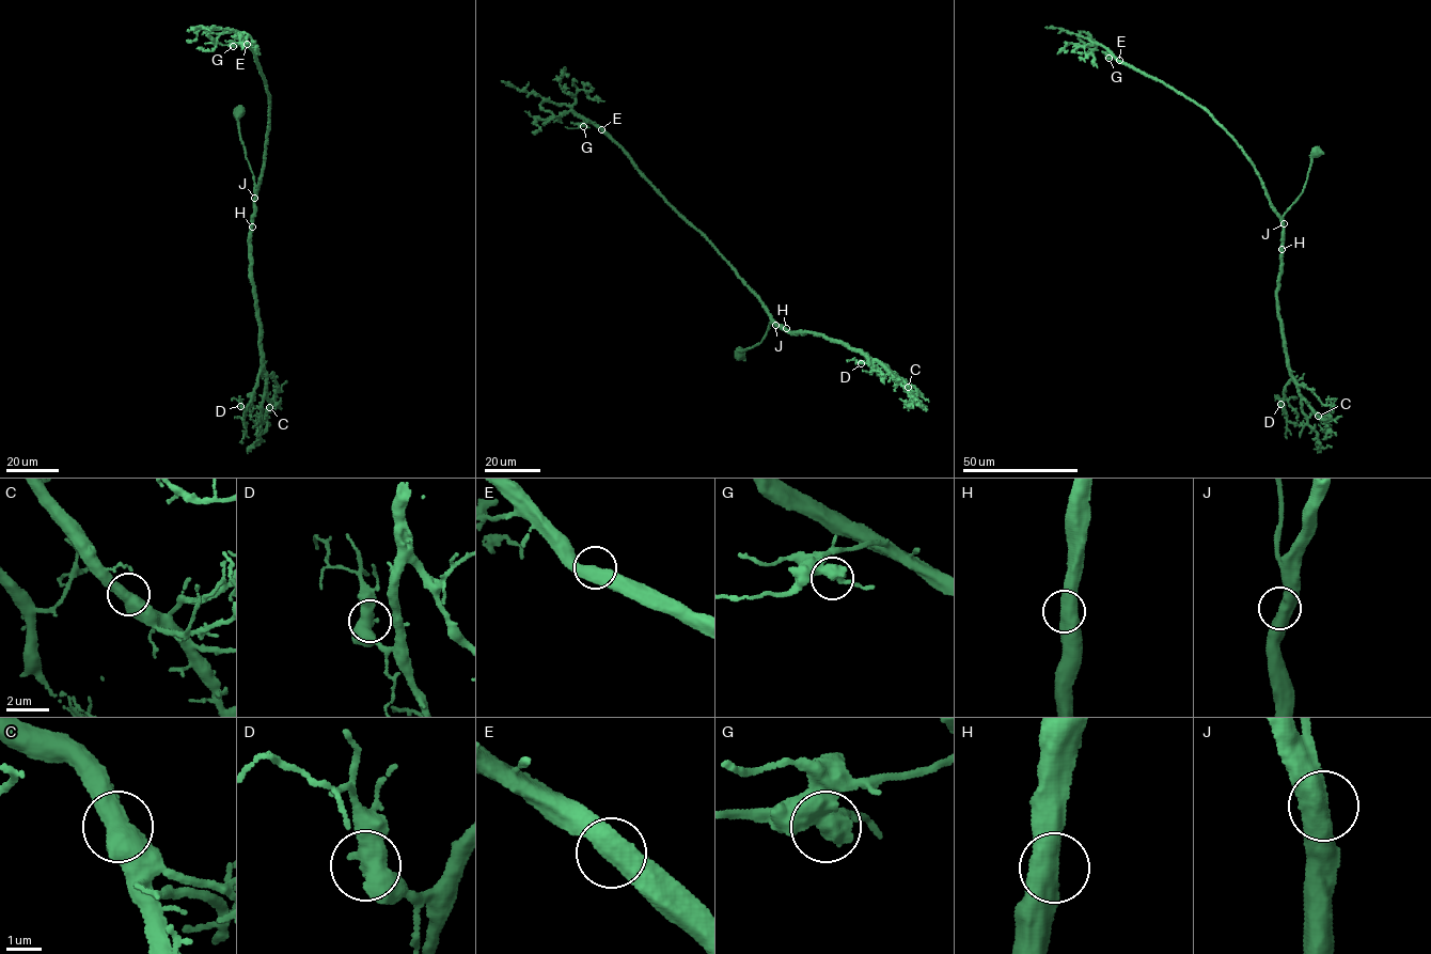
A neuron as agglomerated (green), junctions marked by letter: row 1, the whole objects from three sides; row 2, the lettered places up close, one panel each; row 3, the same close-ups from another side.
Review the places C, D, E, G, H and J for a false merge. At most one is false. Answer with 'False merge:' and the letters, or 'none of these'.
False merge: none of these

